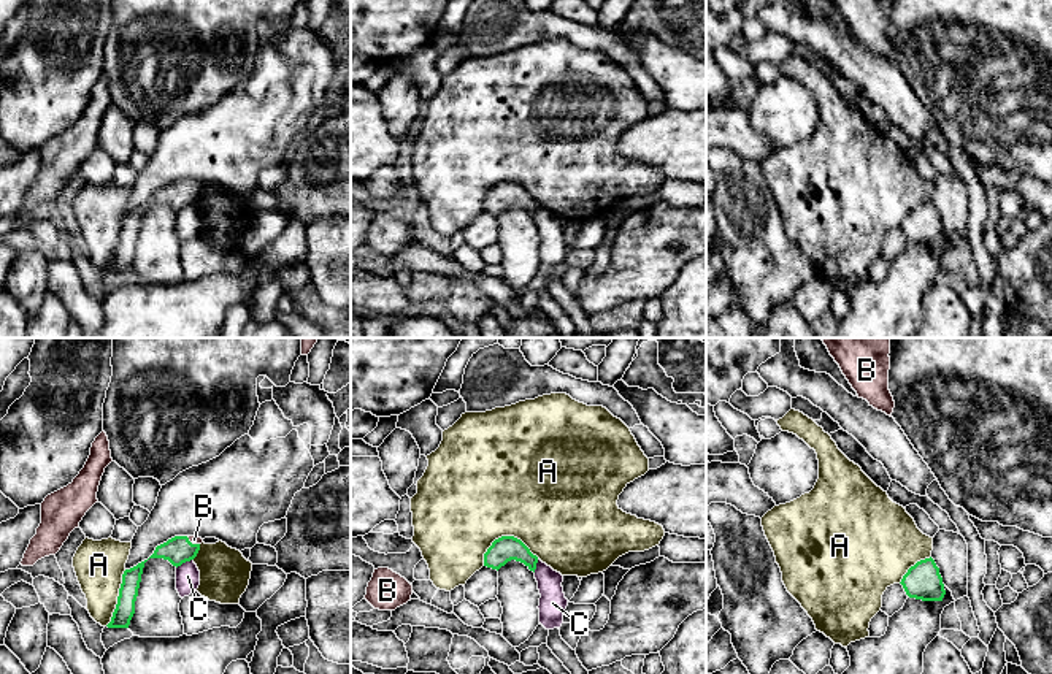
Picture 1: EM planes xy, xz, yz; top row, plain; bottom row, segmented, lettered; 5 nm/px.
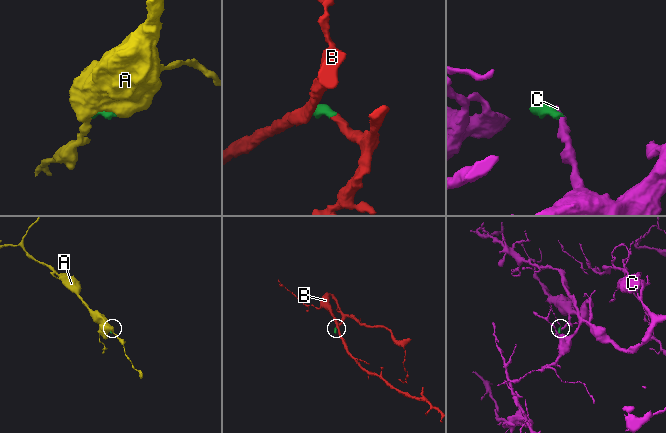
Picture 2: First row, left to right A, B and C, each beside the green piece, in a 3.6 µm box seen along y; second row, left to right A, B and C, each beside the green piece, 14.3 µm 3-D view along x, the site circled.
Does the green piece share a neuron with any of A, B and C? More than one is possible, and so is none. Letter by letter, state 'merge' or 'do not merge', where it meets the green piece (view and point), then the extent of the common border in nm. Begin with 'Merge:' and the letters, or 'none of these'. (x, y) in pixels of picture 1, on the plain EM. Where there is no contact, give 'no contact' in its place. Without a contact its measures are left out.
Merge: B
A: do not merge; meets green in xz at (503, 181); contact 300 nm long
B: merge; meets green in xy at (191, 187); contact 80 nm long
C: do not merge; meets green in xy at (184, 206); contact 100 nm long

